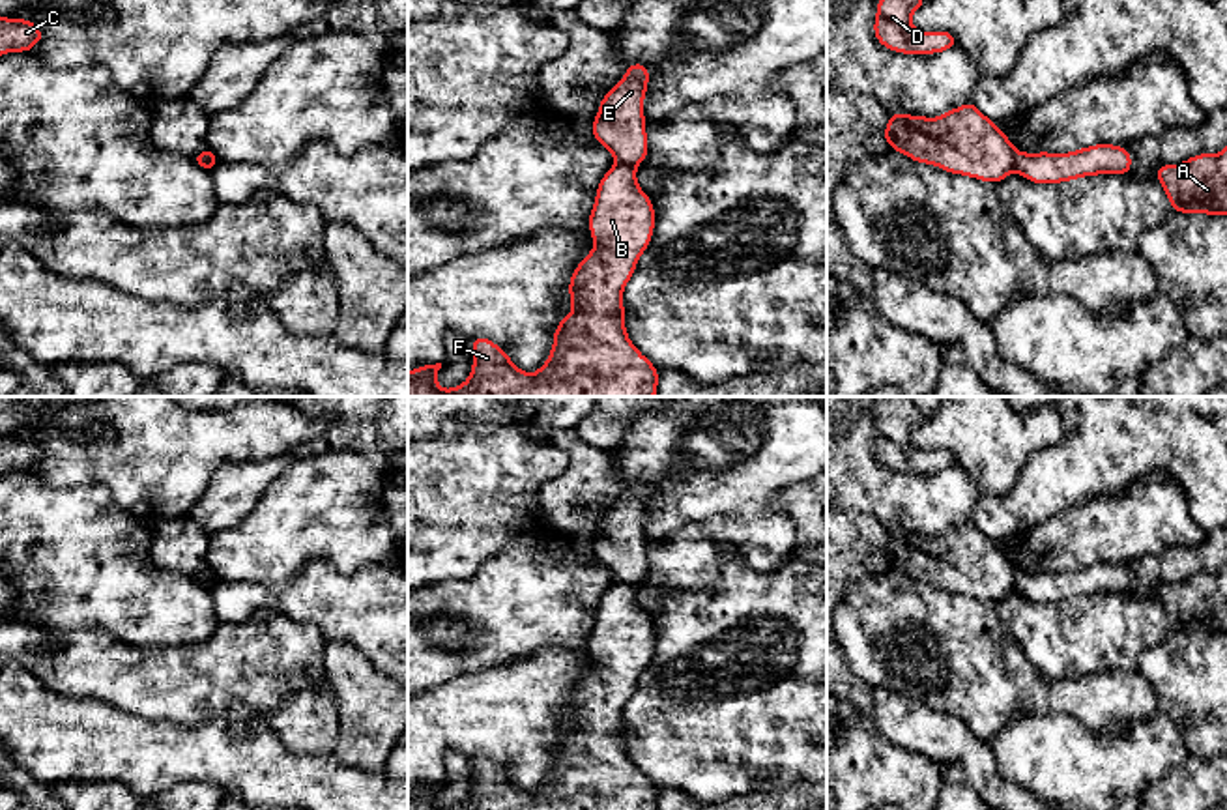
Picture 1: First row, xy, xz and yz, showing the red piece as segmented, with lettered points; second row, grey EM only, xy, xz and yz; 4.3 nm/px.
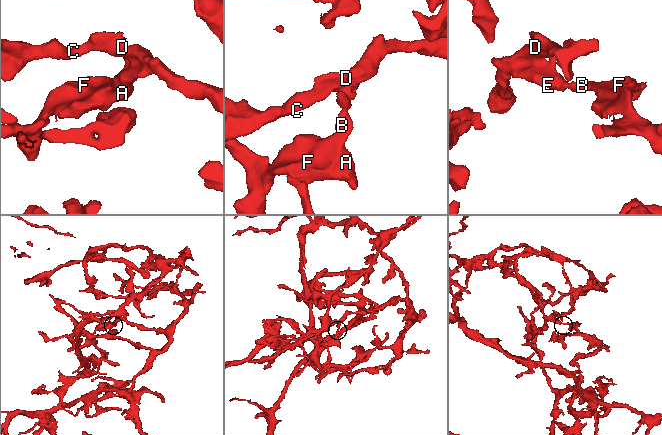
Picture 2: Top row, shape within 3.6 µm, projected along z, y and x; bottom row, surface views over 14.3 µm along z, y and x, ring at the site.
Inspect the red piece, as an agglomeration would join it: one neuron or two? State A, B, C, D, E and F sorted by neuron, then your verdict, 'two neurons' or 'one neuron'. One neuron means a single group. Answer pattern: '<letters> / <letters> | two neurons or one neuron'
A B F / C D E | two neurons

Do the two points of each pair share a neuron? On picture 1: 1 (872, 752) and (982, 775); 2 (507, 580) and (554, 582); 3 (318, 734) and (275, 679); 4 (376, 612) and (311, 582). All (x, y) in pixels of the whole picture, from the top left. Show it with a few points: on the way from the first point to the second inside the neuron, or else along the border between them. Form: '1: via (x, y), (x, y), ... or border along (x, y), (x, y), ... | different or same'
1: border along (896, 745), (928, 756), (939, 767) | different
2: via (519, 582), (543, 582) | same
3: border along (324, 678), (268, 711), (245, 706) | different
4: via (360, 608), (328, 599) | same

